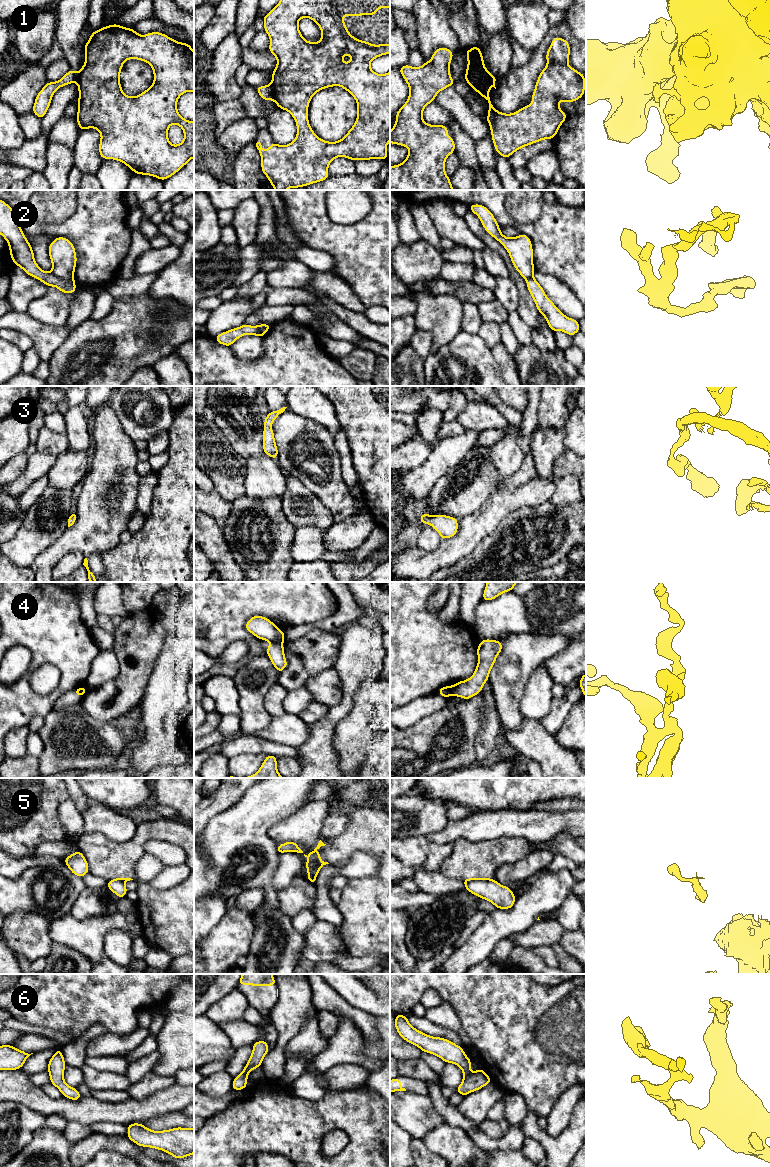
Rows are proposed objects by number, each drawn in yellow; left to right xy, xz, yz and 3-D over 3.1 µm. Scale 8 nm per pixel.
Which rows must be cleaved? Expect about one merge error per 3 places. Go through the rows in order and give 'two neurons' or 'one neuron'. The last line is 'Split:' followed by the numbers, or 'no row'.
1: two neurons
2: two neurons
3: one neuron
4: two neurons
5: two neurons
6: one neuron
Split: 1, 2, 4, 5

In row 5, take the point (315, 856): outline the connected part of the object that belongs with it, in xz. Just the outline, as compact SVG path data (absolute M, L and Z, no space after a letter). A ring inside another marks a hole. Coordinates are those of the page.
M321 840L319 841L317 847L313 850L313 851L310 851L308 853L308 856L310 859L312 859L316 866L317 866L317 869L312 873L312 875L314 876L317 876L318 873L319 873L319 870L326 864L329 864L328 862L324 862L324 861L321 861L320 860L320 857L321 857L321 853L318 853L316 850L319 849L321 846L325 846L326 844L324 844Z

